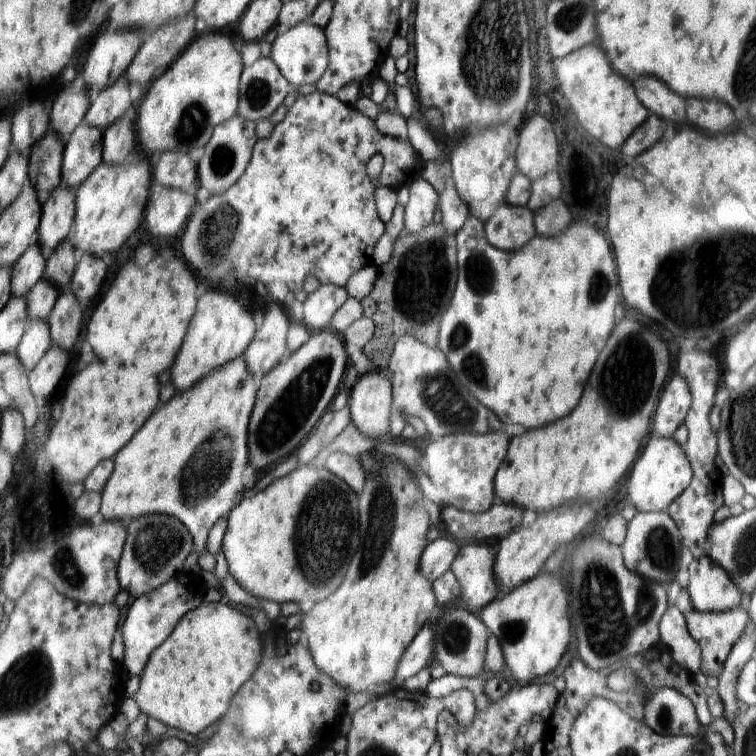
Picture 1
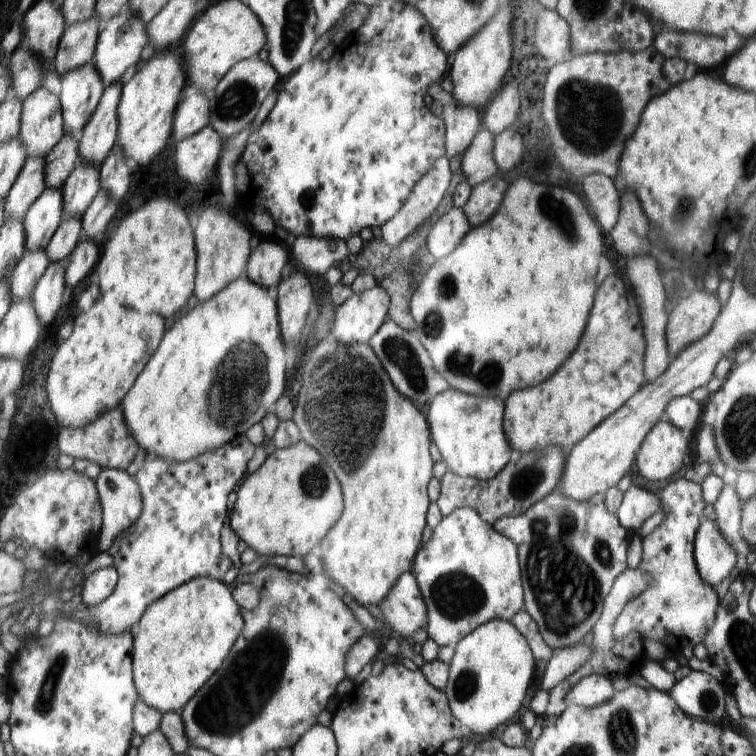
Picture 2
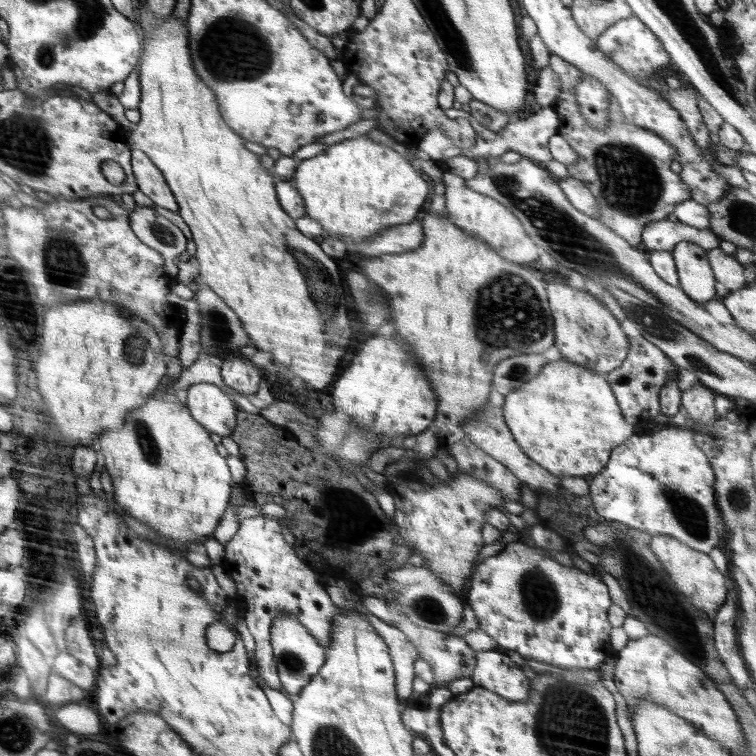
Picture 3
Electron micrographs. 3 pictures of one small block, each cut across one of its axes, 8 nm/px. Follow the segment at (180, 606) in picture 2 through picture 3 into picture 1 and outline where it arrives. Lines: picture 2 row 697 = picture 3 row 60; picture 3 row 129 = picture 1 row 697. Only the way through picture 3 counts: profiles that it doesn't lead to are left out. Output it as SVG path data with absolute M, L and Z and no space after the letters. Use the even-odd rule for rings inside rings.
M228 601L202 603L191 610L178 622L174 632L148 658L140 685L133 699L138 708L147 716L160 722L184 730L186 734L198 734L206 726L214 724L220 716L226 714L230 700L238 688L256 672L260 662L260 640L258 630L246 614L228 606Z

